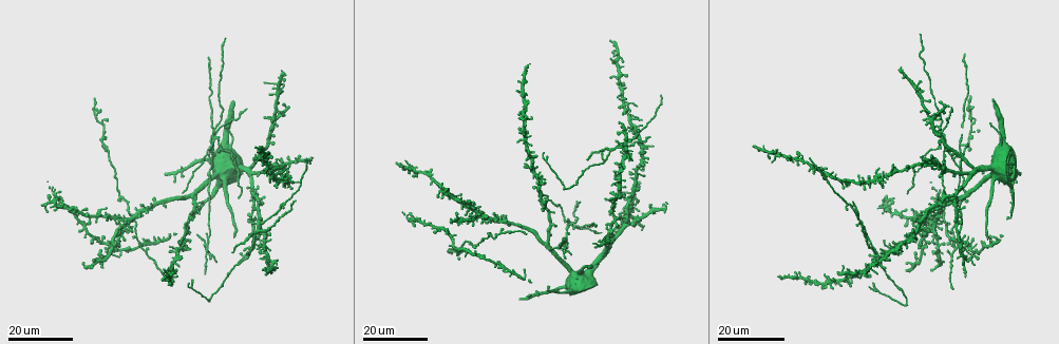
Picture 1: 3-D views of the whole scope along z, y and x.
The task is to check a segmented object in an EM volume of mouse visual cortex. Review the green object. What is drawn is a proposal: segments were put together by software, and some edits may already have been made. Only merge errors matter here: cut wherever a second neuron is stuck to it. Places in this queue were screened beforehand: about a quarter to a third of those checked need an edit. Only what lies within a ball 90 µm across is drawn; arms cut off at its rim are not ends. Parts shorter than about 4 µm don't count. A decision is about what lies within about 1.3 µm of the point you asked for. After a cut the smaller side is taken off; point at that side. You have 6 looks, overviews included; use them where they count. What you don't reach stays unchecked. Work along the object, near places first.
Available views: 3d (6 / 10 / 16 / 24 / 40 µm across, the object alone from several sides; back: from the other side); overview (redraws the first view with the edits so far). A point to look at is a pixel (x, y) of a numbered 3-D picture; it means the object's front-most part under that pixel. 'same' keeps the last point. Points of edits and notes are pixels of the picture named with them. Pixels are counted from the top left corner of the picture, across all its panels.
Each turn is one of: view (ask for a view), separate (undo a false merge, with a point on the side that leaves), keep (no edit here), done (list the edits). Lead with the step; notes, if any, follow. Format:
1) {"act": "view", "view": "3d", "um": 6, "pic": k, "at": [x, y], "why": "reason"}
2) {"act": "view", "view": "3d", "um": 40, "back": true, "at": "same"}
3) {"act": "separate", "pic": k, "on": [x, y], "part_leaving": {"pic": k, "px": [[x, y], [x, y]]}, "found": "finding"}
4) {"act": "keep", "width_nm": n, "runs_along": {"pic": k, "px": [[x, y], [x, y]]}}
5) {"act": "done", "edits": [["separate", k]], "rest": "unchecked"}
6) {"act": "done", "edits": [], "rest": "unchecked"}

{"act": "view", "view": "3d", "um": 24, "pic": 1, "at": [259, 230], "why": "three arms meet"}

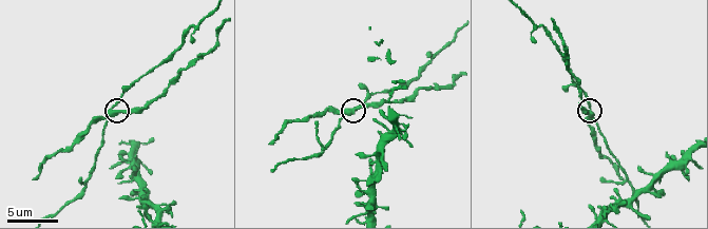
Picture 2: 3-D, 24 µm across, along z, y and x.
{"act": "view", "view": "3d", "um": 10, "pic": 2, "at": [114, 113]}

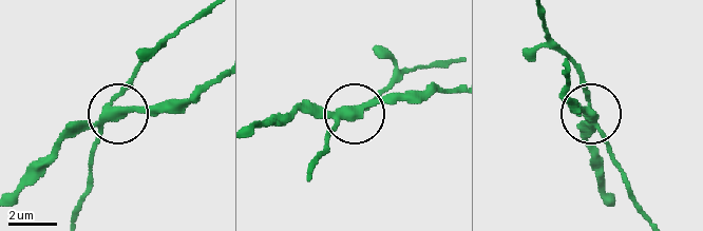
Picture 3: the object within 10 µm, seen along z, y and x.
{"act": "separate", "pic": 3, "on": [138, 107], "side_arm_um": 18, "part_leaving": {"pic": 3, "px": [[109, 114], [179, 108], [215, 83]]}, "found": "a second neuron is stuck on"}

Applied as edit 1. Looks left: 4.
{"act": "view", "view": "overview"}

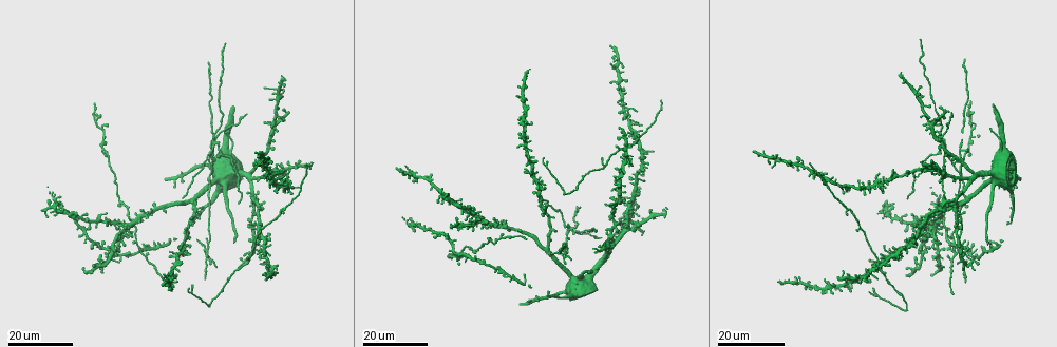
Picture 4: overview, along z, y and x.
{"act": "view", "view": "3d", "um": 24, "pic": 4, "at": [206, 251], "why": "four arms meet"}

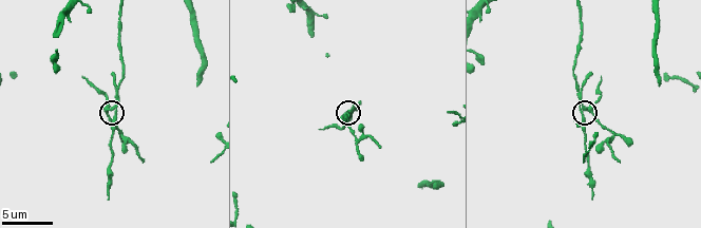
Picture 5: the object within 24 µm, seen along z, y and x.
{"act": "view", "view": "3d", "um": 6, "pic": 5, "at": [584, 107], "why": "closer look"}

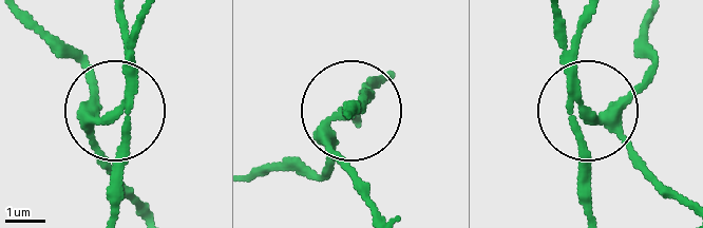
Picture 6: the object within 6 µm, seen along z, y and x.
{"act": "view", "view": "3d", "um": 6, "back": true, "pic": 6, "at": [589, 117]}

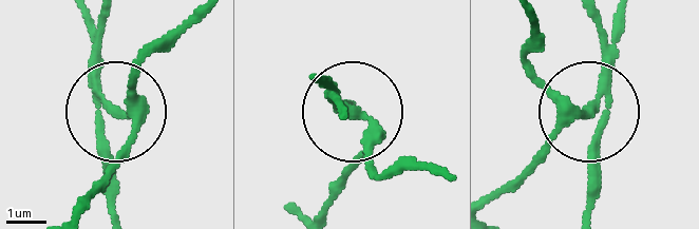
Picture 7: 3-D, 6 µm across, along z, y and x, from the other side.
{"act": "separate", "pic": 7, "on": [128, 107], "width_nm": 240, "part_leaving": {"pic": 7, "px": [[95, 77], [136, 134], [86, 205]]}, "found": "a second neuron is stuck on"}

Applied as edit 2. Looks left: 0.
{"act": "done", "edits": [["separate", 3], ["separate", 7]], "rest": "unchecked"}

